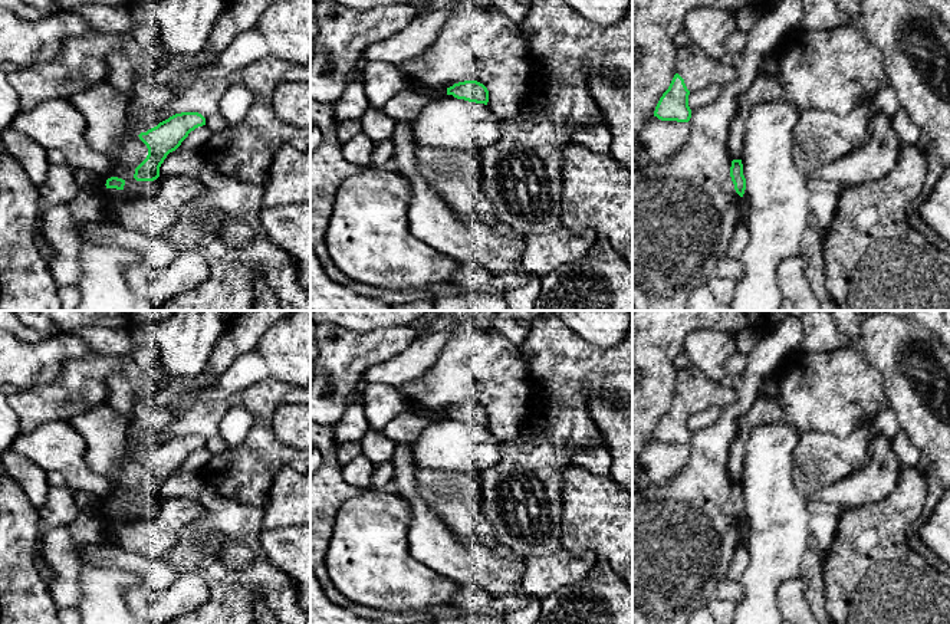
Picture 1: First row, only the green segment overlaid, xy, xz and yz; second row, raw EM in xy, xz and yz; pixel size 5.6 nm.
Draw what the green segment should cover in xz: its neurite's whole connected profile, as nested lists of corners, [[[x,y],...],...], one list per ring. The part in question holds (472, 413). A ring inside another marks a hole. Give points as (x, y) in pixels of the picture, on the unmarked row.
[[[464,403],[454,405],[447,410],[447,417],[453,417],[457,421],[464,421],[469,424],[484,426],[489,424],[489,413],[487,410],[477,403]]]

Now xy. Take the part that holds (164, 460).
[[[181,434],[141,454],[138,459],[147,467],[147,480],[135,490],[137,503],[154,503],[160,499],[160,489],[167,477],[175,473],[191,453],[206,447],[198,434]]]

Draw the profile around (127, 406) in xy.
[[[151,328],[139,332],[138,347],[128,354],[129,362],[108,380],[109,395],[106,403],[125,414],[131,424],[137,417],[135,393],[154,377],[160,359],[160,347]]]

